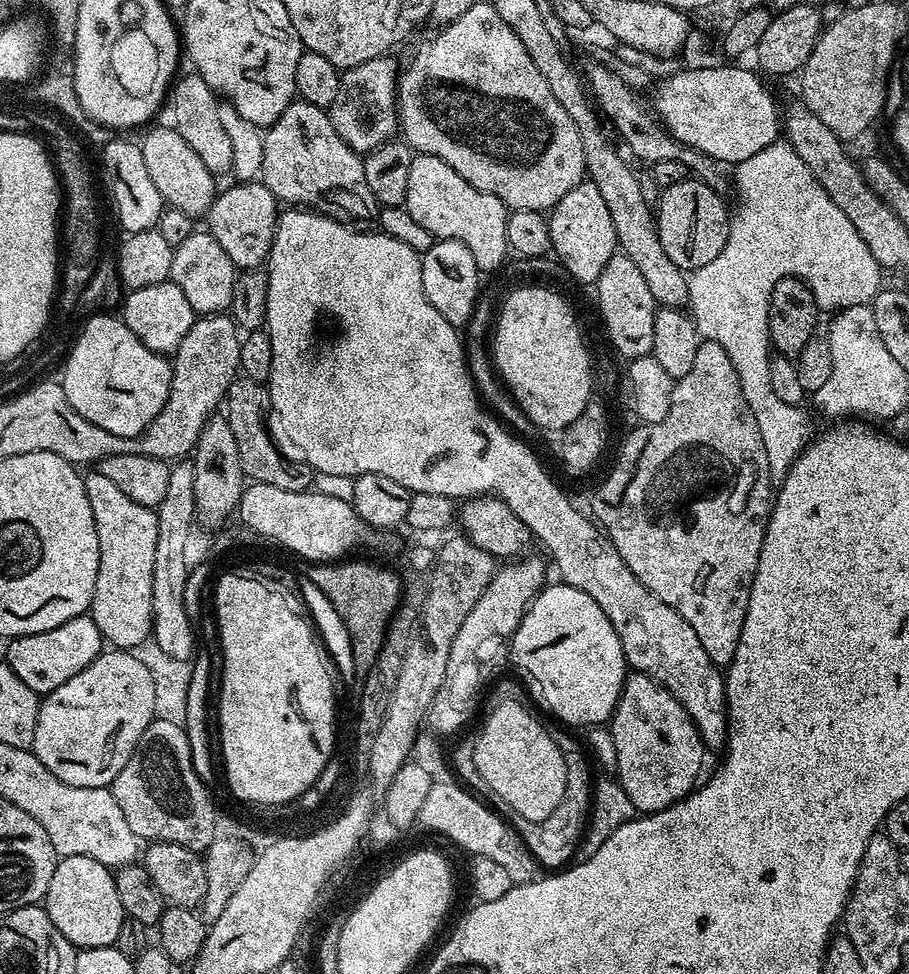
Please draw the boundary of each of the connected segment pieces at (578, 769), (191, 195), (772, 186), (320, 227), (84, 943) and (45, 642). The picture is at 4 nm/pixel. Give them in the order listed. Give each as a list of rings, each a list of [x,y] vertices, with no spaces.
[[[565,751],[564,761],[568,790],[562,802],[558,802],[554,814],[550,814],[550,818],[545,820],[520,820],[518,824],[520,839],[527,844],[529,851],[540,864],[548,870],[563,869],[575,857],[577,844],[586,824],[586,809],[590,804],[590,785],[594,780],[594,776],[588,773],[588,760],[582,753]]]
[[[152,127],[147,129],[149,132],[145,134],[144,140],[139,141],[139,145],[142,158],[146,161],[146,171],[150,173],[154,186],[158,186],[158,194],[162,194],[169,208],[182,210],[182,214],[193,218],[207,217],[218,195],[217,177],[208,169],[206,162],[198,158],[197,152],[181,136],[174,134],[174,130]]]
[[[777,142],[766,146],[766,150],[758,150],[758,154],[746,158],[746,162],[735,165],[734,172],[736,208],[734,204],[728,226],[728,241],[714,262],[706,262],[706,266],[691,269],[687,307],[699,335],[704,340],[718,342],[718,346],[730,354],[730,362],[734,362],[734,370],[742,386],[742,394],[750,406],[750,414],[754,414],[754,422],[758,422],[758,434],[762,434],[762,446],[766,446],[770,474],[774,478],[782,478],[800,457],[805,444],[813,439],[814,431],[811,418],[803,412],[805,409],[798,404],[782,402],[782,398],[774,394],[774,385],[770,382],[772,356],[768,338],[768,307],[772,287],[783,276],[798,274],[801,280],[810,282],[819,307],[832,314],[846,307],[871,305],[872,299],[882,288],[882,269],[870,254],[866,242],[862,242],[858,230],[854,230],[850,218],[846,218],[846,214],[834,206],[830,194],[826,194],[814,174],[810,174],[810,166],[806,166],[806,162],[794,154],[788,143]]]
[[[292,206],[284,211],[279,213],[276,233],[272,239],[272,249],[268,251],[266,261],[268,289],[264,322],[270,338],[270,346],[274,350],[274,366],[270,370],[266,387],[271,411],[273,413],[276,411],[281,430],[288,435],[289,442],[301,452],[297,453],[304,463],[309,464],[319,475],[321,472],[324,476],[355,478],[362,474],[382,474],[394,482],[399,482],[401,486],[406,486],[409,494],[414,492],[446,494],[453,498],[489,495],[497,496],[502,502],[506,502],[506,506],[510,506],[510,510],[514,510],[514,514],[518,514],[518,518],[532,531],[533,537],[544,543],[543,551],[547,553],[550,560],[552,555],[552,560],[560,571],[559,579],[565,584],[590,594],[590,598],[594,598],[594,602],[602,606],[606,618],[610,618],[622,642],[627,667],[641,676],[657,680],[663,688],[670,690],[696,723],[696,729],[700,731],[700,738],[705,745],[709,749],[723,749],[728,742],[728,699],[724,697],[724,676],[721,669],[712,661],[710,654],[706,654],[702,642],[698,642],[698,634],[694,634],[690,622],[686,622],[686,618],[682,618],[682,614],[678,614],[678,610],[672,605],[662,602],[633,574],[630,566],[626,566],[622,554],[618,554],[618,550],[607,535],[587,515],[584,517],[568,501],[567,494],[548,477],[548,472],[540,465],[539,458],[522,441],[515,440],[511,436],[513,433],[482,403],[481,393],[477,391],[477,386],[469,372],[466,344],[460,341],[460,336],[456,333],[459,332],[457,325],[446,322],[446,318],[442,318],[442,314],[438,314],[438,310],[434,310],[434,306],[430,306],[426,298],[422,286],[421,253],[410,250],[410,246],[398,242],[398,238],[390,238],[379,230],[357,230],[347,224],[340,224],[329,216],[321,216],[318,212],[305,210],[299,206]]]
[[[62,856],[57,859],[54,878],[50,878],[42,906],[50,914],[50,922],[54,922],[62,938],[69,940],[78,950],[113,947],[118,930],[122,930],[126,919],[122,898],[118,898],[113,869],[85,856]]]
[[[85,614],[78,618],[70,618],[70,622],[62,622],[62,626],[54,626],[54,630],[46,630],[42,634],[17,636],[9,639],[6,659],[10,670],[30,686],[38,694],[47,694],[58,690],[62,682],[70,682],[78,670],[86,670],[94,658],[98,658],[106,641],[100,635],[98,626],[92,621],[91,615]]]

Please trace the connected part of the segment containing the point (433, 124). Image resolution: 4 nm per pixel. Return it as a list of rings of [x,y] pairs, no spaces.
[[[473,2],[470,10],[466,10],[466,14],[462,14],[454,22],[443,25],[439,31],[437,36],[430,37],[413,54],[412,61],[405,68],[403,65],[402,71],[399,73],[399,135],[413,153],[442,158],[442,162],[446,162],[446,166],[450,166],[453,170],[458,170],[458,174],[462,174],[462,178],[466,178],[466,182],[470,182],[470,186],[474,186],[486,194],[494,194],[494,198],[498,198],[510,210],[534,210],[547,213],[558,202],[562,202],[562,198],[566,198],[566,194],[570,194],[570,190],[574,190],[574,186],[583,184],[586,180],[582,138],[578,134],[578,126],[574,122],[574,118],[570,118],[570,114],[566,114],[566,110],[562,110],[558,98],[554,98],[553,92],[550,91],[546,78],[542,78],[542,74],[538,74],[538,66],[534,66],[534,60],[530,58],[530,54],[526,54],[526,46],[522,46],[522,42],[518,42],[518,34],[514,34],[514,30],[510,30],[510,26],[506,26],[506,22],[502,22],[502,18],[498,18],[498,10],[494,10],[492,3]]]

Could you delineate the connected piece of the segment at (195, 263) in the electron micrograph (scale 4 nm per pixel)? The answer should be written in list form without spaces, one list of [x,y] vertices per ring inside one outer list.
[[[193,230],[190,238],[186,238],[186,242],[182,242],[182,246],[172,250],[170,279],[173,284],[178,286],[178,290],[182,290],[182,294],[186,294],[186,302],[190,302],[193,313],[200,316],[214,316],[231,309],[234,282],[237,275],[238,269],[230,258],[230,254],[226,254],[226,250],[222,250],[222,246],[218,246],[218,242],[212,237],[212,233],[207,230],[201,230],[201,232],[200,230]]]

